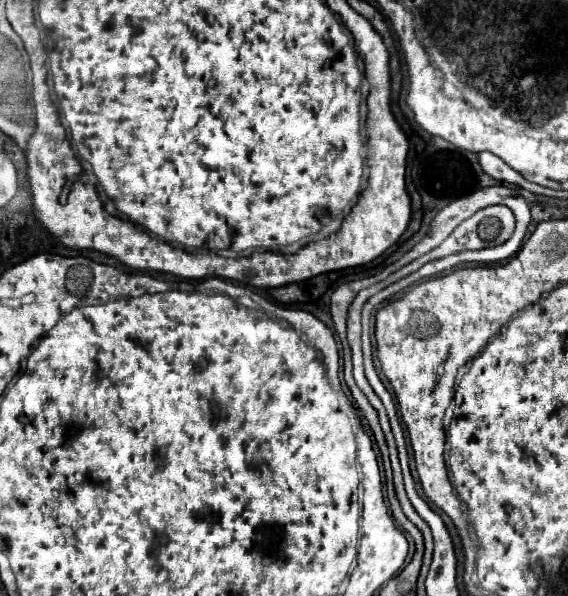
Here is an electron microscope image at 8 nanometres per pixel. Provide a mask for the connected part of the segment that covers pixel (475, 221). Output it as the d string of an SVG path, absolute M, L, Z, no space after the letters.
M492 205L492 207L486 207L482 209L480 213L474 213L470 219L466 219L464 223L460 223L456 227L456 231L436 249L432 249L430 253L422 255L420 259L408 263L404 267L404 271L408 271L408 275L412 271L418 271L424 263L430 263L432 259L440 259L440 257L448 257L448 255L454 255L454 253L462 253L462 251L474 251L474 249L486 249L486 247L498 247L502 243L506 243L510 237L512 237L512 231L514 231L514 215L508 207L504 205Z

